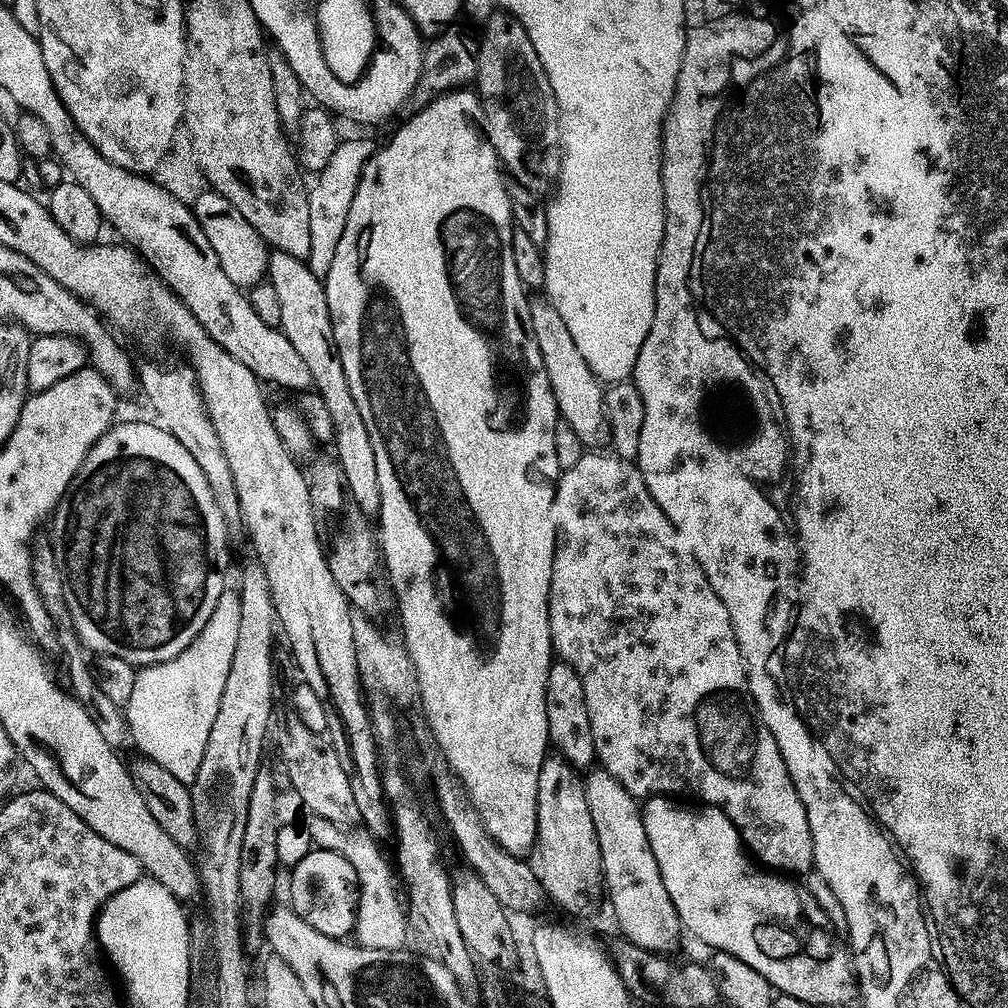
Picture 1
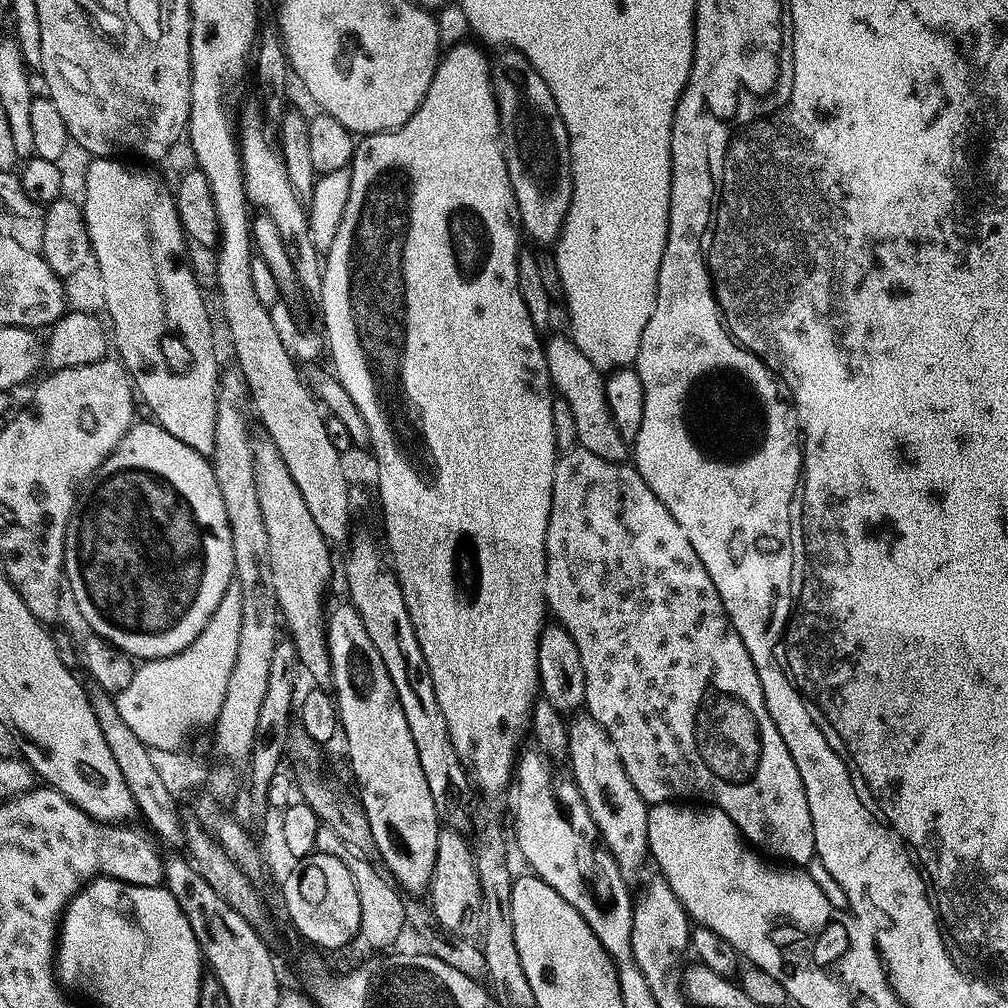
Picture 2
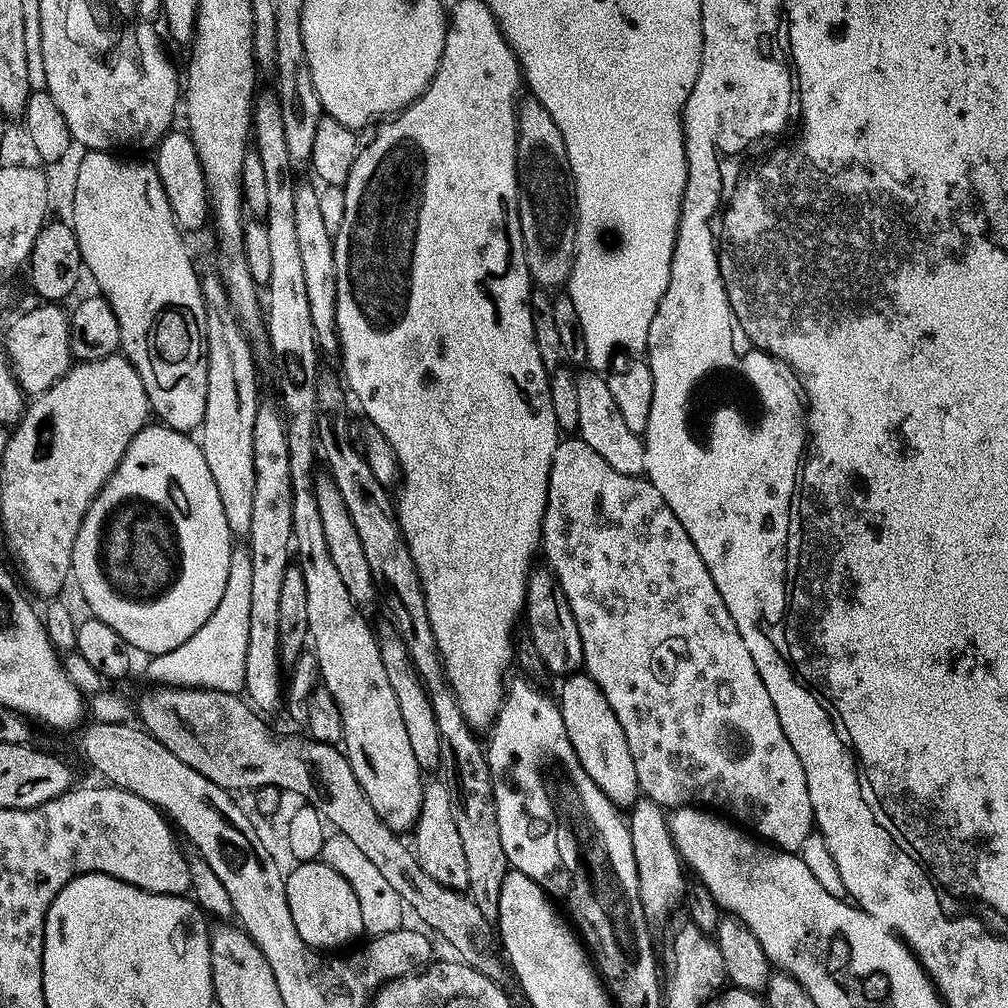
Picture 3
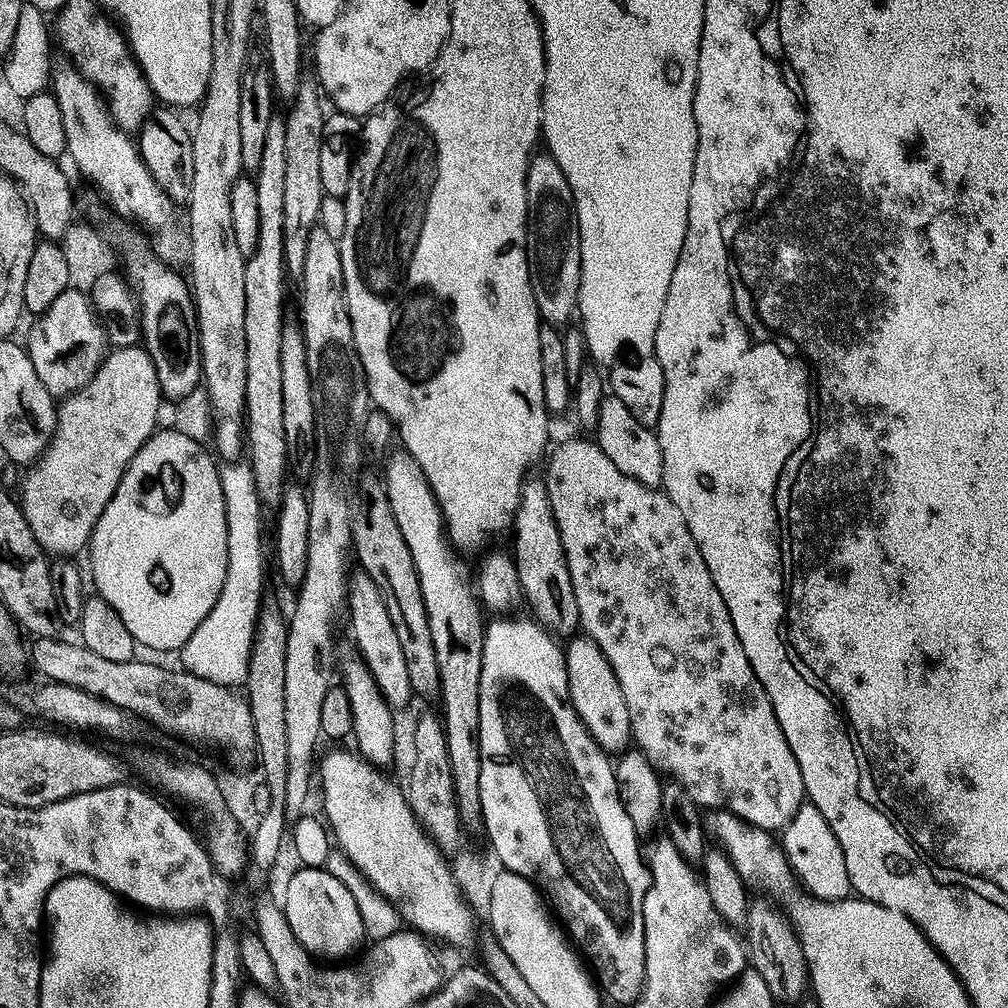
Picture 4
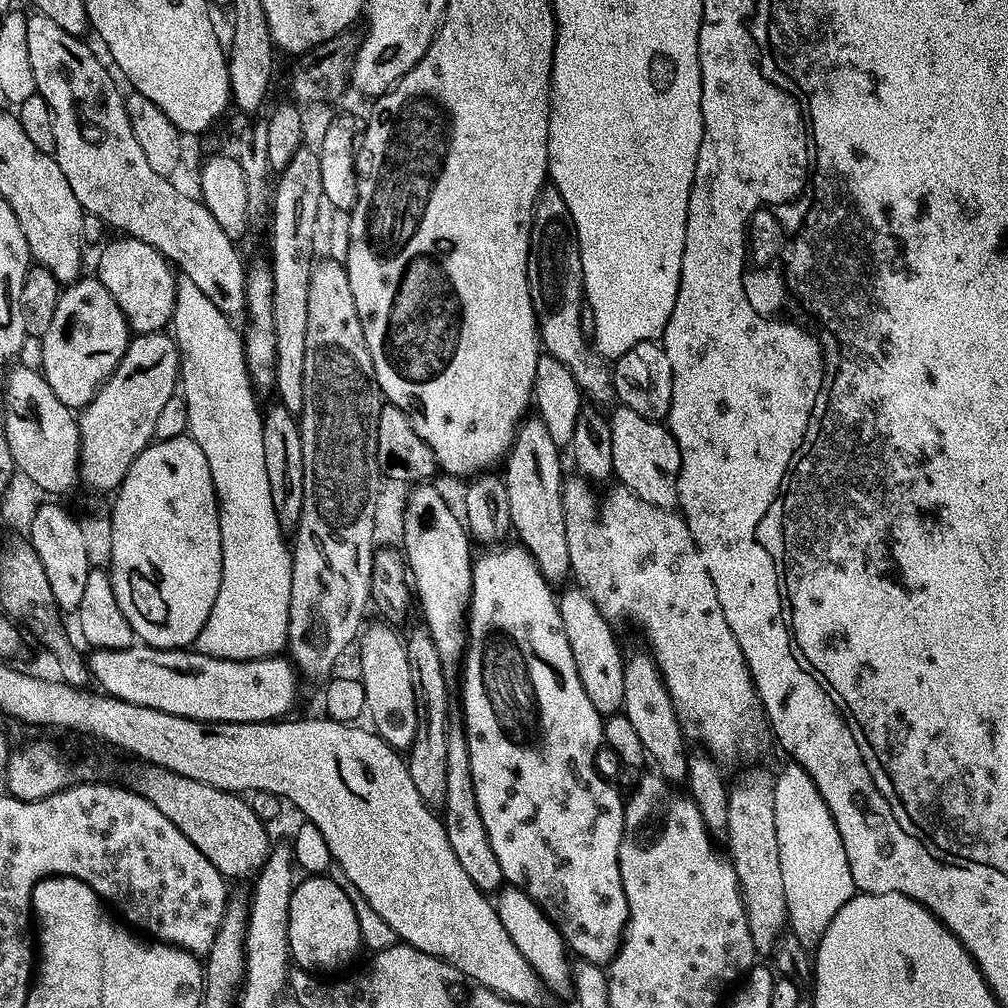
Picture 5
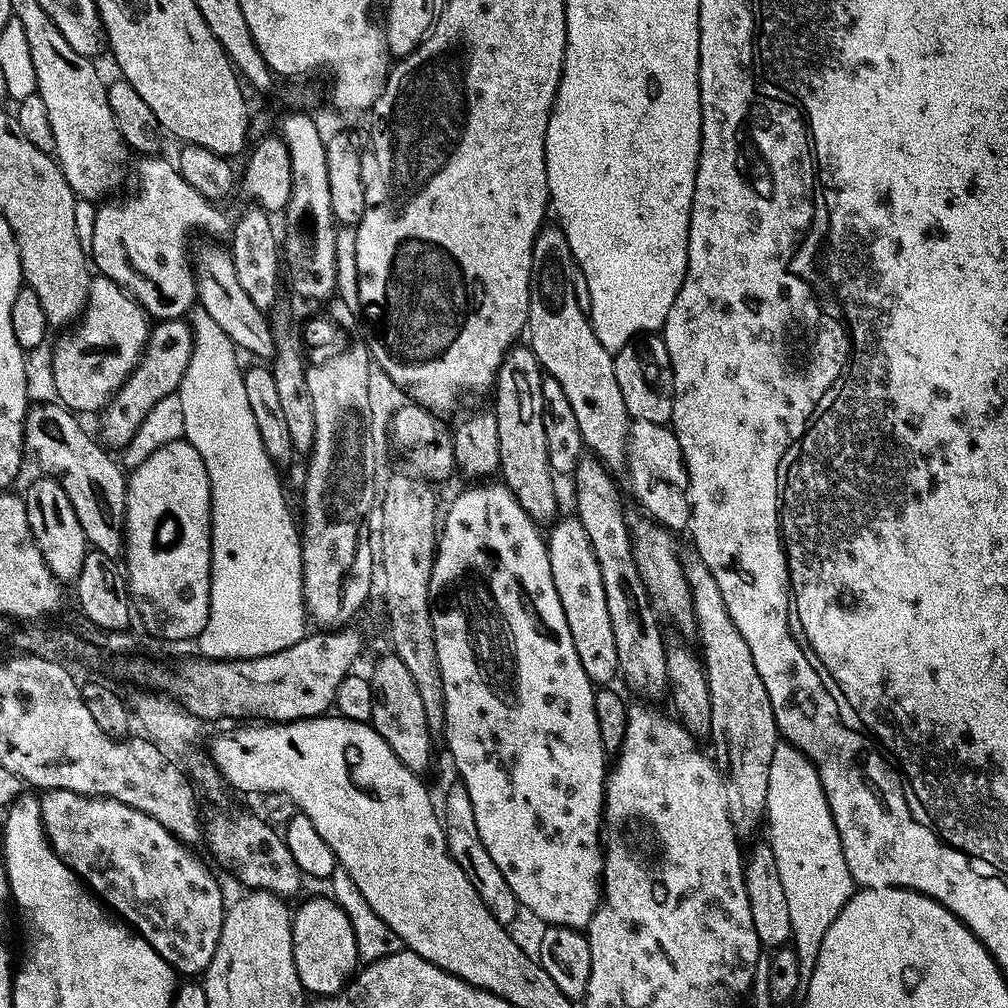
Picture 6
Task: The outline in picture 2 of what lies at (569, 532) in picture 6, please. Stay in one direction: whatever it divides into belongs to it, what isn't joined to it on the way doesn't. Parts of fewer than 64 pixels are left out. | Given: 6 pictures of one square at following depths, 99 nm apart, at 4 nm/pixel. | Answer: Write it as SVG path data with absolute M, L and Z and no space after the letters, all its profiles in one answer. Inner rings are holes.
M580 714L576 721L568 724L567 763L572 763L572 776L582 798L594 818L596 829L608 853L618 862L618 866L626 874L636 872L648 860L648 809L644 799L634 790L634 782L630 782L630 774L626 774L626 766L618 758L618 750L614 750L614 742L606 734L606 730L592 716Z

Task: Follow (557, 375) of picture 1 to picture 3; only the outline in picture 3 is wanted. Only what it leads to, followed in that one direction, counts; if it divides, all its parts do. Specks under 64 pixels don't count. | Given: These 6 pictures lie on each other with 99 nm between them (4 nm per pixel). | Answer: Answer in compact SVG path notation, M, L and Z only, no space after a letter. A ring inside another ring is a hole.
M584 370L576 376L576 389L578 390L578 436L590 446L590 450L602 454L602 459L618 474L631 476L644 476L646 454L644 441L637 433L632 432L618 414L618 405L608 389L608 381L599 371Z

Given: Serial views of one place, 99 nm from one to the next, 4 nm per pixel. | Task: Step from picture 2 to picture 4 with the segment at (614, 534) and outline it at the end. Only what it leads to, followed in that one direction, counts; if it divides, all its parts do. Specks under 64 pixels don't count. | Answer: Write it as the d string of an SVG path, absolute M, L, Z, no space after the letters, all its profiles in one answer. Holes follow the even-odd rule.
M595 439L564 440L554 448L551 449L552 457L551 452L547 457L548 469L542 473L542 479L548 491L550 510L554 514L558 534L562 538L566 566L570 566L570 582L574 582L574 598L578 598L580 628L583 635L593 640L602 654L606 654L606 662L610 662L618 678L618 686L622 686L622 698L626 698L635 747L646 756L658 773L669 772L668 776L682 785L701 809L733 812L756 828L782 830L792 821L801 804L805 803L802 770L798 770L798 758L794 758L794 750L790 750L790 742L786 742L786 734L782 734L782 726L778 726L774 706L762 682L758 682L746 658L746 650L742 650L742 642L738 642L734 622L730 622L730 610L726 610L726 602L722 602L722 594L718 594L718 586L714 586L714 578L710 578L710 570L706 570L706 562L702 562L698 542L694 542L694 534L690 534L686 518L678 514L678 506L670 502L664 491L642 482L634 482L634 478L622 474L622 470L618 470L618 466L614 466L614 462L602 454Z

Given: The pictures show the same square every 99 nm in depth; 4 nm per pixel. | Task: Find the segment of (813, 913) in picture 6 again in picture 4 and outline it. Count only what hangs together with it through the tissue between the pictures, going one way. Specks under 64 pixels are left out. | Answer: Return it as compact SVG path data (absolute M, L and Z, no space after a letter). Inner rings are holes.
M811 802L801 804L790 823L782 829L782 847L788 856L788 865L801 888L817 900L846 900L852 892L850 874L846 874L846 858L834 830L822 818Z

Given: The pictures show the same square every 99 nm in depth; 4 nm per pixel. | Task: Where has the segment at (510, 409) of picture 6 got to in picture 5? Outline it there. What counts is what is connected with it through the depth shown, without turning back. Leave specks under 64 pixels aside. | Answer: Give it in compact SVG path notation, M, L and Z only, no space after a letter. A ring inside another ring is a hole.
M532 414L516 429L516 441L512 443L512 449L508 451L502 466L502 469L504 468L502 479L510 502L512 532L520 547L525 548L534 558L542 578L546 578L553 586L563 585L565 583L563 580L569 579L572 571L570 546L566 546L566 518L562 514L562 490L566 476L565 473L560 473L560 452L561 449L554 442L554 438L550 438L550 430L546 430L539 415Z

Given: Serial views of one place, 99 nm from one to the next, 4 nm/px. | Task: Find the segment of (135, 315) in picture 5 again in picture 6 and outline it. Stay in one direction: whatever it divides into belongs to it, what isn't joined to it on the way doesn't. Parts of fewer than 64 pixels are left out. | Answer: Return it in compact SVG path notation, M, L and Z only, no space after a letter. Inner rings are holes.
M148 154L136 164L136 172L140 175L140 181L136 184L136 193L133 196L128 196L125 200L116 200L113 204L101 203L96 210L96 217L94 218L94 238L92 239L92 250L90 253L91 263L94 265L95 271L101 276L110 278L118 286L122 286L124 291L130 293L137 302L144 307L144 311L148 313L153 321L159 322L162 320L178 320L187 317L191 313L194 305L197 303L196 295L196 274L193 271L193 261L190 259L190 252L188 254L184 247L188 244L188 235L197 228L200 232L209 232L212 236L227 237L230 232L230 218L223 212L223 207L217 206L213 201L207 200L202 194L198 194L198 190L194 190L194 186L190 186L190 182L186 182L182 178L179 167L175 163L172 164L168 160L159 160L159 155Z

